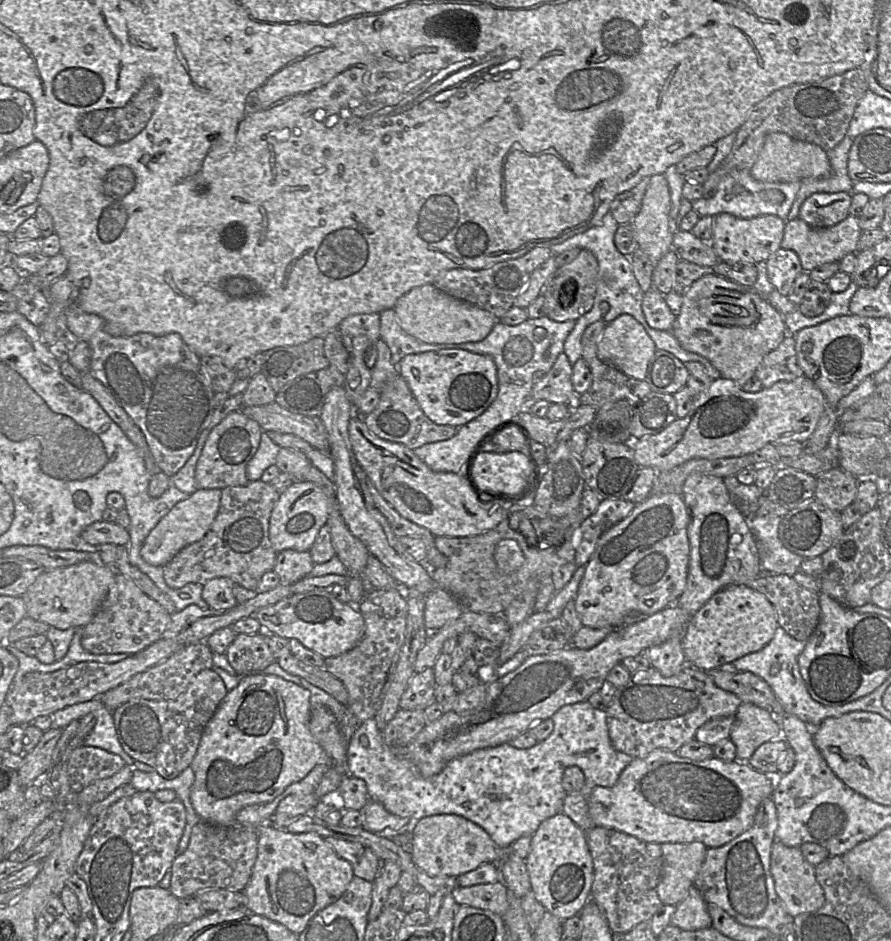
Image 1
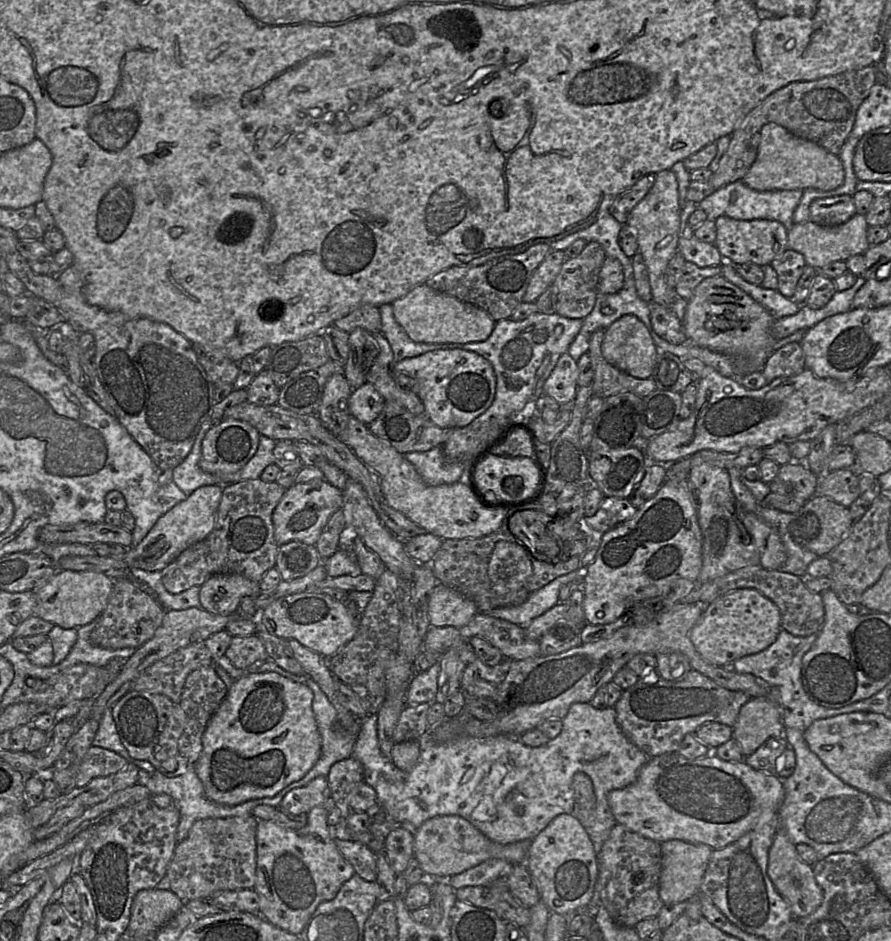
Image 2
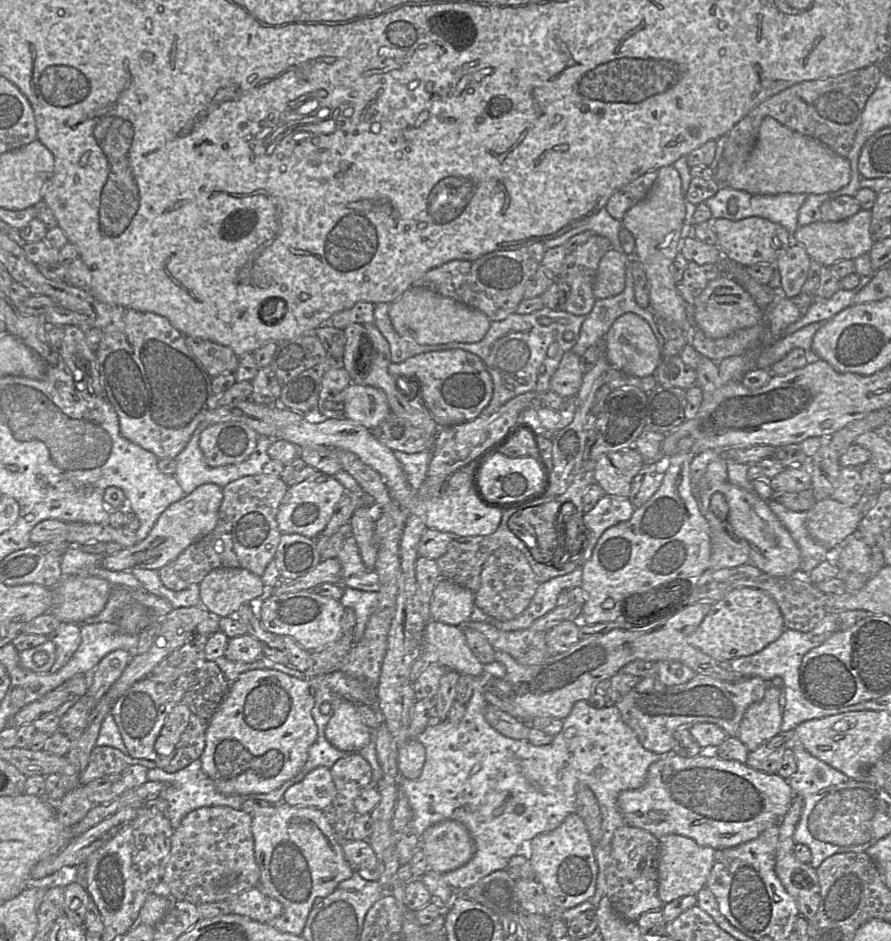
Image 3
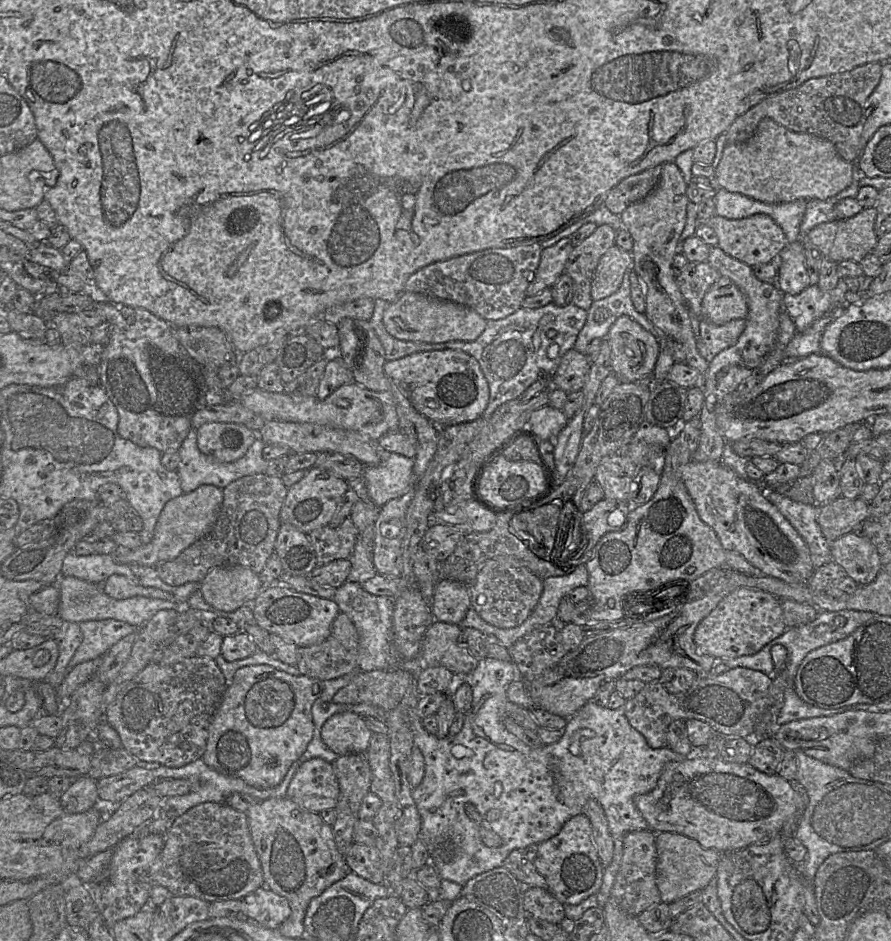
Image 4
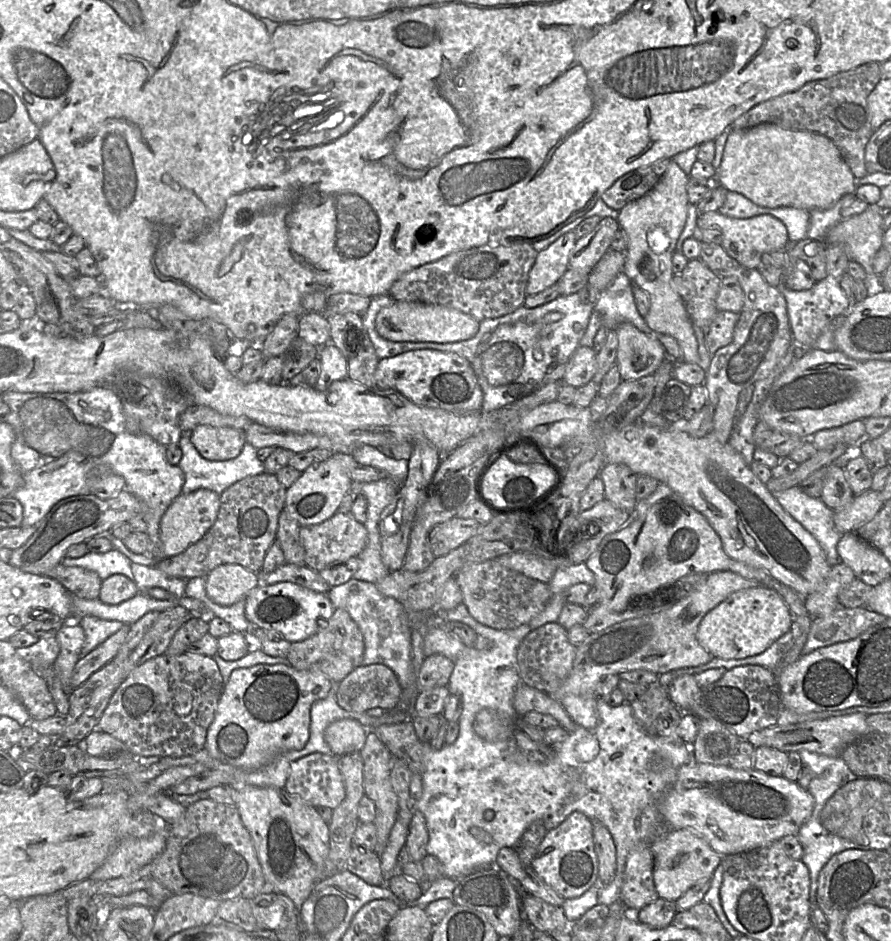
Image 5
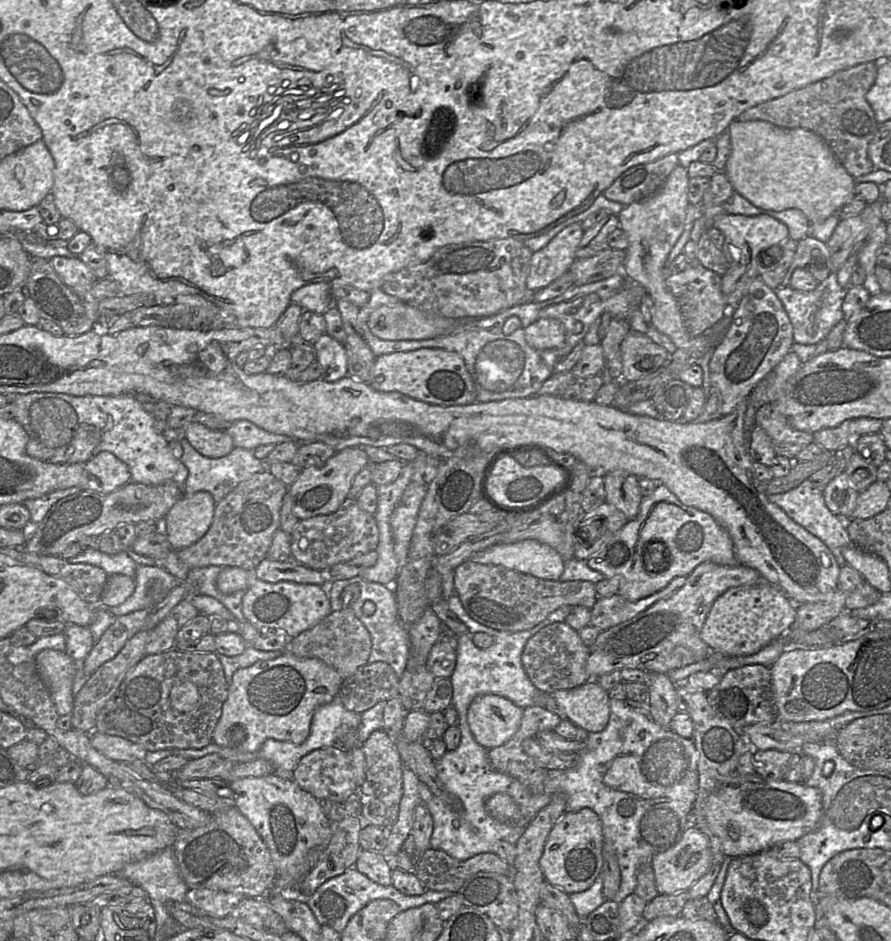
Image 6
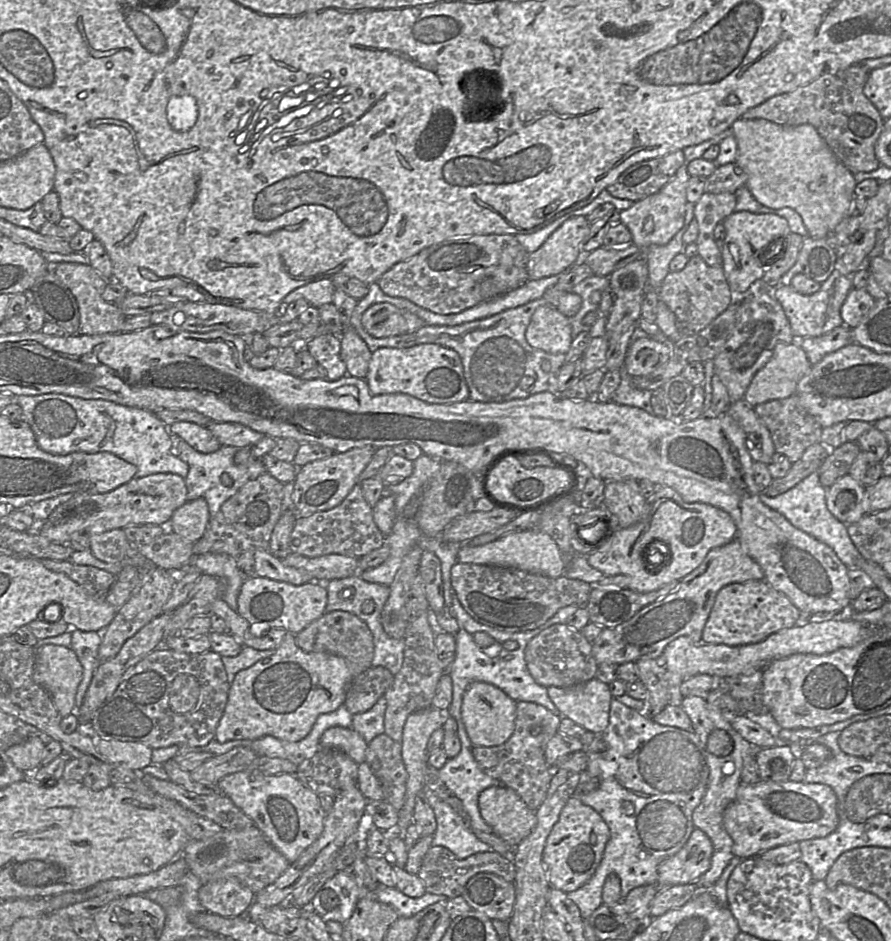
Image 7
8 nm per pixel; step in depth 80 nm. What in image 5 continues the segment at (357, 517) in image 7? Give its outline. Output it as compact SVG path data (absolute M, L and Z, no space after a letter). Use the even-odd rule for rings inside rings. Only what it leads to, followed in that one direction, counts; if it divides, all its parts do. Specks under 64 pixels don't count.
M337 512L329 519L316 525L301 526L300 541L305 549L305 565L317 572L332 563L357 557L367 544L367 530L351 512Z

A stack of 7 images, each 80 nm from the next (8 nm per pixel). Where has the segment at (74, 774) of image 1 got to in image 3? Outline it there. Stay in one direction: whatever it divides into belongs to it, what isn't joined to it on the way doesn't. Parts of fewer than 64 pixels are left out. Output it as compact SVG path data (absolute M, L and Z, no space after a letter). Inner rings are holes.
M95 746L91 751L88 765L80 777L80 784L86 785L96 779L117 774L129 767L130 757L117 748Z

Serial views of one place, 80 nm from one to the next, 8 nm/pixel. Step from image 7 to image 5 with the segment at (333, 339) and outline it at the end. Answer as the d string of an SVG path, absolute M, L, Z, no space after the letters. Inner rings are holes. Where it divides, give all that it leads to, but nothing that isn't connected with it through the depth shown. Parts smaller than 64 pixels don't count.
M331 342L319 349L318 359L321 362L321 371L314 388L325 391L334 381L348 377L347 359Z

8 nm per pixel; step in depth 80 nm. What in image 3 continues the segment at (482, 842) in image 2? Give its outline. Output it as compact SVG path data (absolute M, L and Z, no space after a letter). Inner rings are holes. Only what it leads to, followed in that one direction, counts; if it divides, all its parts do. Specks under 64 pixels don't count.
M443 820L428 827L421 836L428 869L445 874L465 865L474 854L474 844L465 826Z

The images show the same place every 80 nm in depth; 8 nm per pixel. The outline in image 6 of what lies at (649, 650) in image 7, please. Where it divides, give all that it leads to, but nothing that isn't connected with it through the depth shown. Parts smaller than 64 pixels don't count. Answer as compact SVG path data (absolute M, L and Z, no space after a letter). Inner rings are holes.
M704 562L698 565L687 576L685 584L672 596L655 602L633 618L599 633L595 642L589 647L589 656L586 663L589 676L591 679L596 679L601 675L615 670L620 671L623 668L667 674L670 671L704 660L711 650L700 638L700 631L714 601L730 588L757 584L759 581L764 581L761 578L758 571L742 564L723 566L712 562Z

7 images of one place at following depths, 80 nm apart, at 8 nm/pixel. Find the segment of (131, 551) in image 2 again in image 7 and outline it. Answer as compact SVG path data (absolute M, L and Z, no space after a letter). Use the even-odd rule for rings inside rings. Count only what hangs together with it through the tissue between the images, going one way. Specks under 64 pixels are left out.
M204 498L187 501L174 511L167 528L191 543L204 535L210 519L209 508Z

